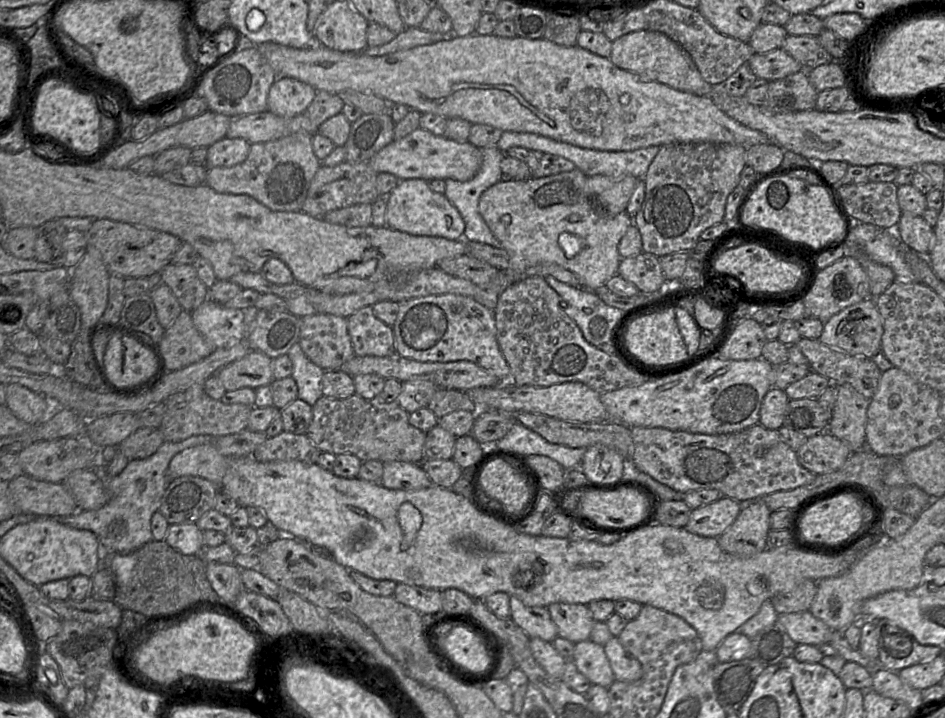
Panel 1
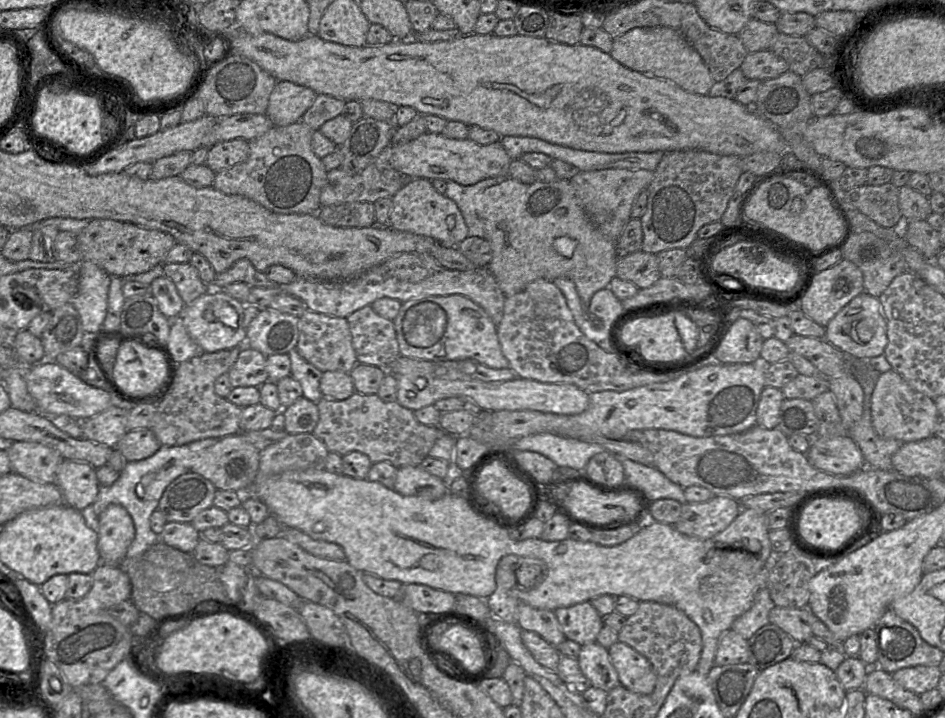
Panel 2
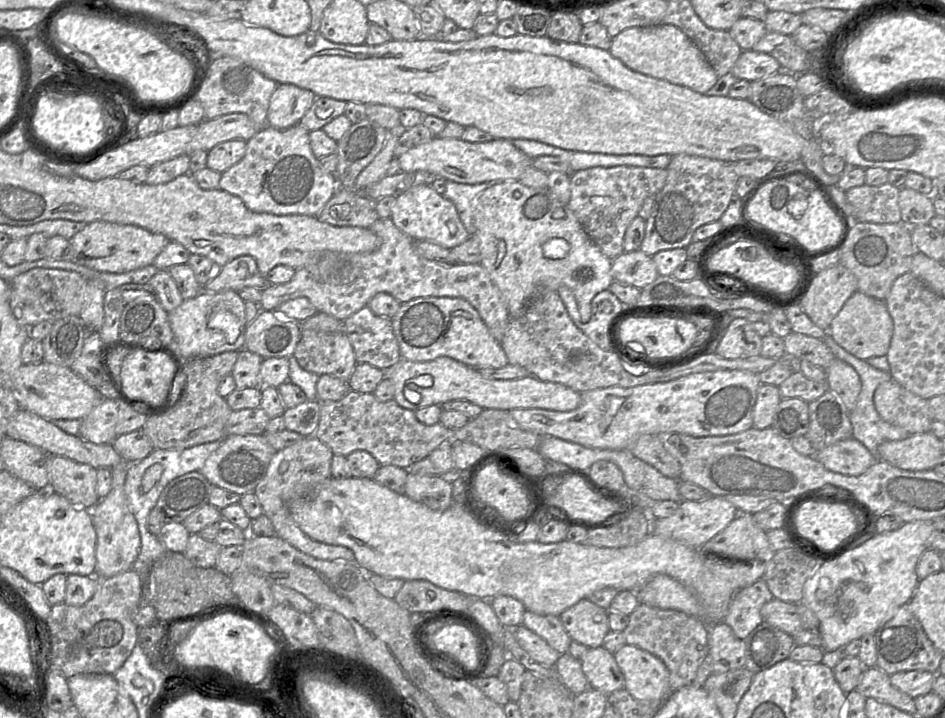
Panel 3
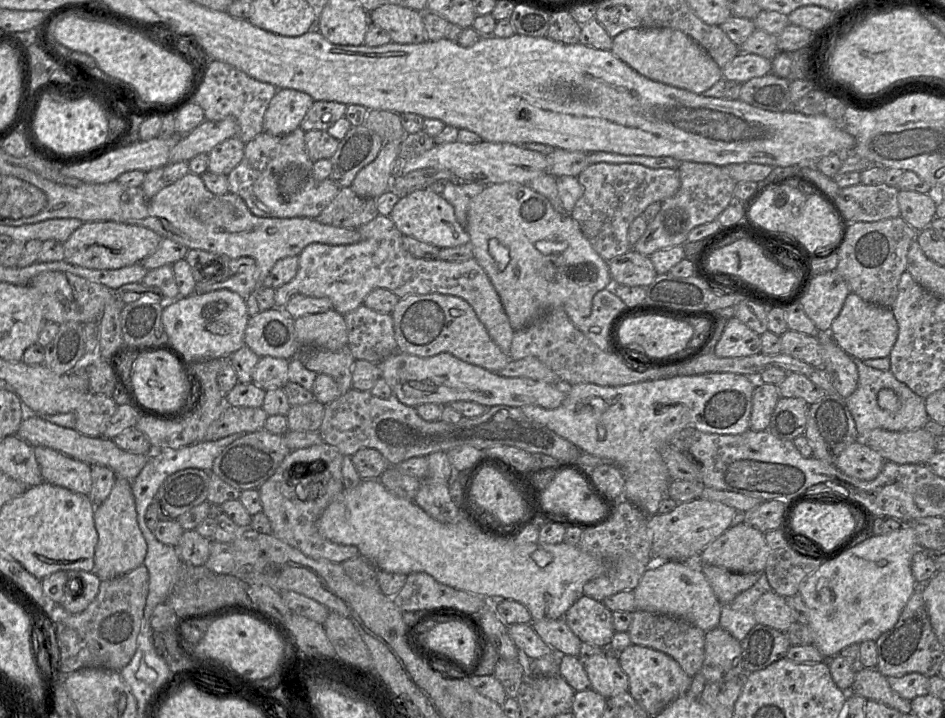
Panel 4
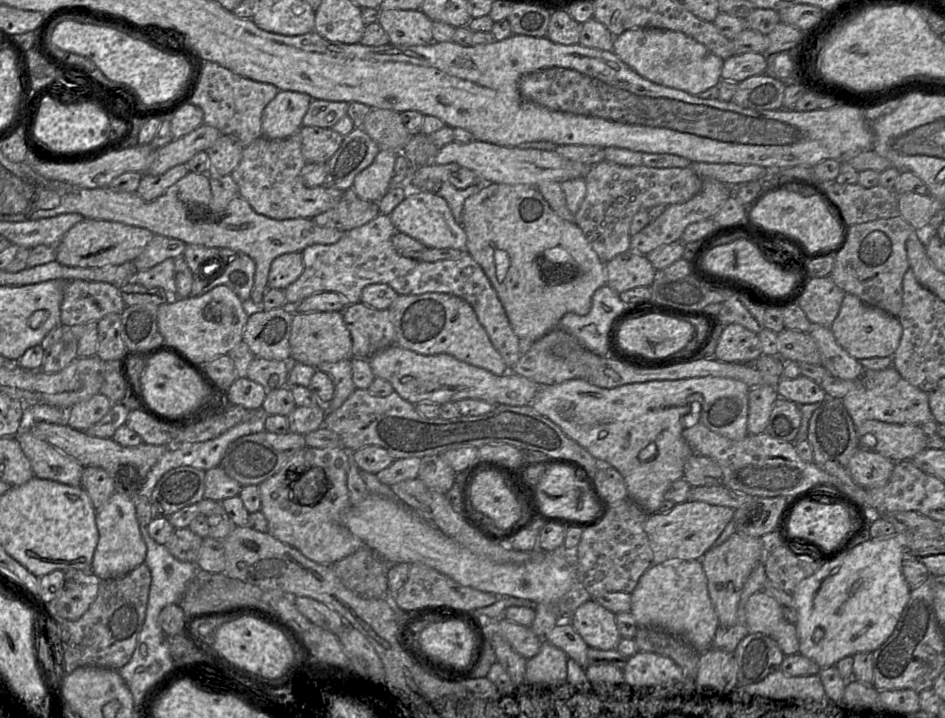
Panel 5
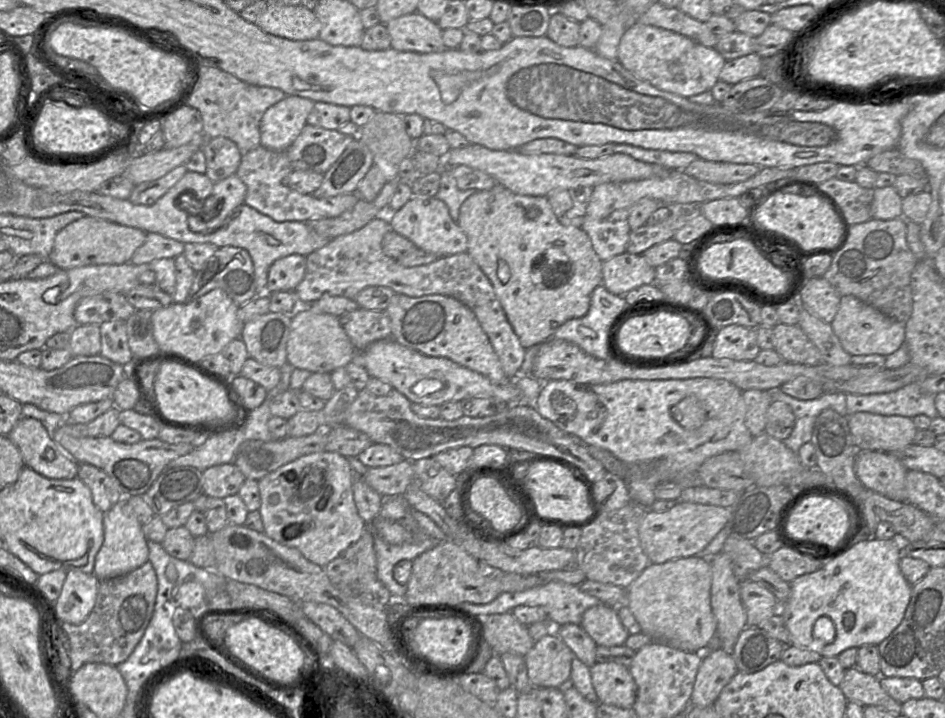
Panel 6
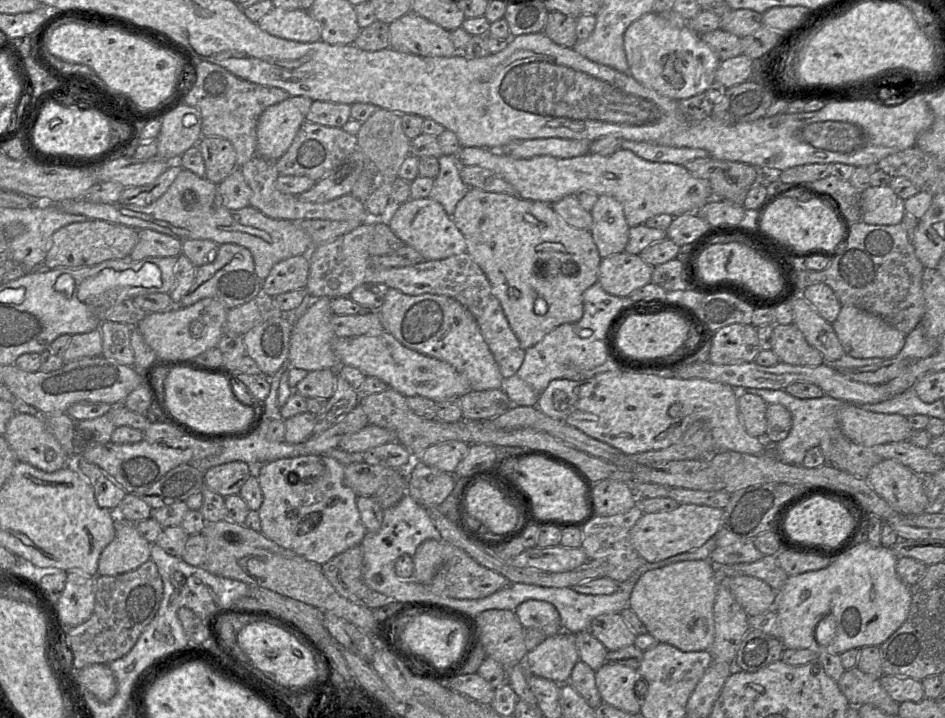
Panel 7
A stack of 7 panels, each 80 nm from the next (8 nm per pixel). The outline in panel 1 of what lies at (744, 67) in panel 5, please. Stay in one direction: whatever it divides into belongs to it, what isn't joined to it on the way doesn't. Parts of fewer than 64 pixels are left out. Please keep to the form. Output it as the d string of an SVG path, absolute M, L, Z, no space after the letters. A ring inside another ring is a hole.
M782 48L766 53L754 53L748 63L757 78L768 81L782 79L801 71L799 62Z

